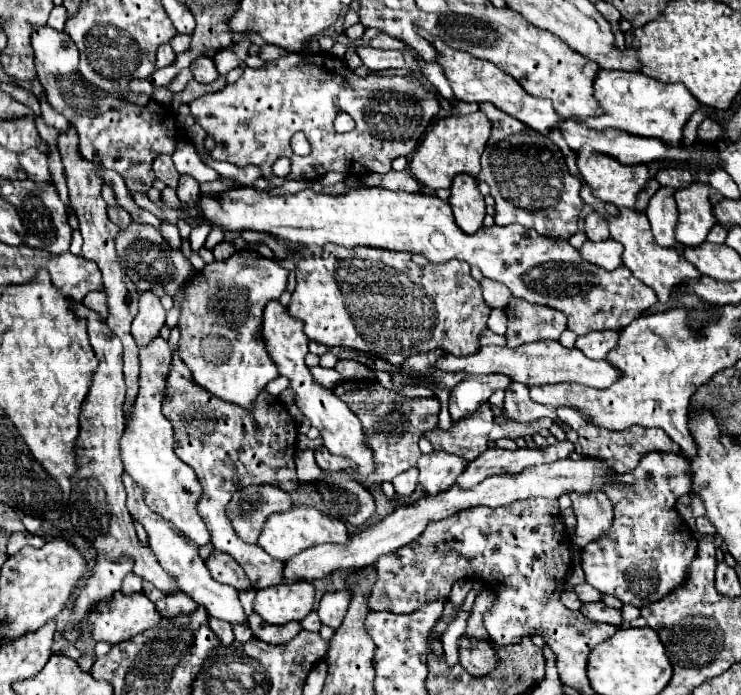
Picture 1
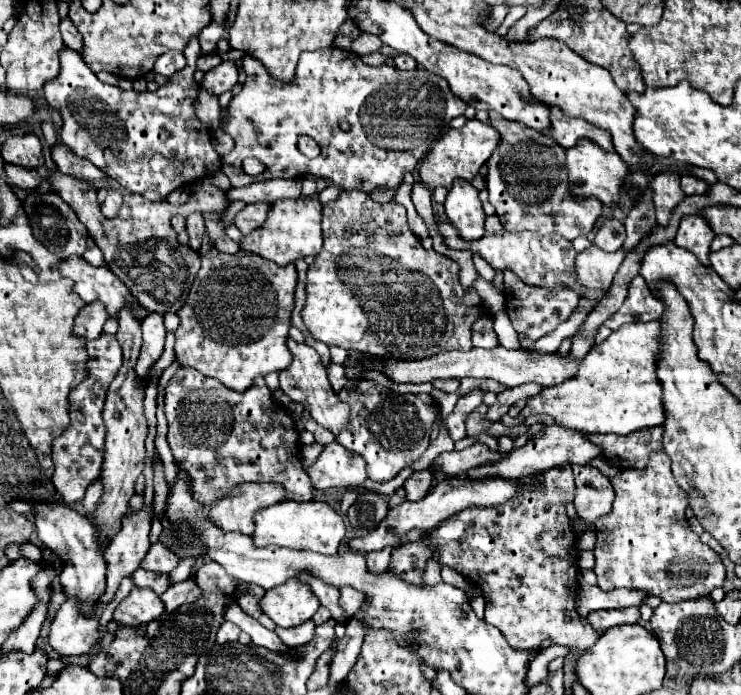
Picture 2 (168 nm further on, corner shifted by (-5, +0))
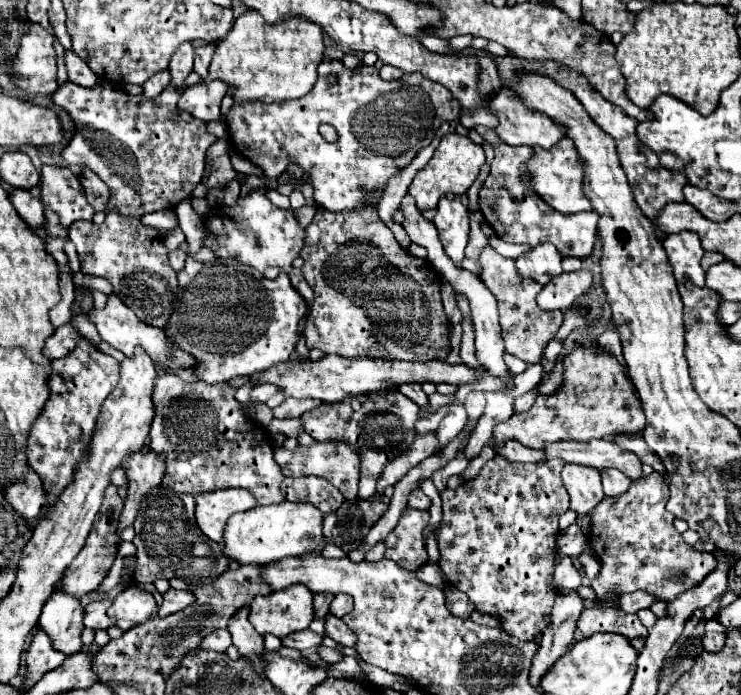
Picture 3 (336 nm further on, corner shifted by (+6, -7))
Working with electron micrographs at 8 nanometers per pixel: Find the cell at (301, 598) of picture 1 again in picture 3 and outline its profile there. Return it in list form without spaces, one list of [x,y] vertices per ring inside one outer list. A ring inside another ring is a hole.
[[[290,585],[288,589],[280,589],[280,591],[272,591],[270,595],[262,597],[258,595],[252,603],[250,603],[250,623],[254,625],[254,629],[260,635],[276,635],[276,637],[286,637],[290,633],[296,631],[304,631],[308,629],[308,625],[314,619],[314,605],[312,605],[312,591],[304,585]]]

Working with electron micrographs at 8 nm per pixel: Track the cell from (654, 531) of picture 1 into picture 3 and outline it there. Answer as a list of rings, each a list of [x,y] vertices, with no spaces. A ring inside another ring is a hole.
[[[654,471],[634,481],[628,493],[604,497],[596,509],[590,511],[592,527],[588,543],[602,563],[598,579],[592,581],[598,599],[606,599],[606,593],[616,587],[620,593],[642,589],[662,601],[672,601],[684,589],[698,585],[716,567],[716,557],[712,553],[694,551],[674,529],[674,517],[666,511],[668,497],[668,485],[662,475]]]

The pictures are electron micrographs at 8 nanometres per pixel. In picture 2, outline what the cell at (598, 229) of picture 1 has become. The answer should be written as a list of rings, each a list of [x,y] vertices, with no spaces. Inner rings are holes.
[[[607,218],[595,232],[595,240],[593,240],[595,246],[607,252],[619,250],[623,242],[625,242],[625,226],[615,218]]]

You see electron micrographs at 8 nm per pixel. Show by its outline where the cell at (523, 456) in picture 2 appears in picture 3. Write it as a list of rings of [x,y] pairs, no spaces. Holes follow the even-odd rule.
[[[602,439],[596,441],[558,441],[552,445],[546,445],[544,449],[546,457],[560,457],[566,463],[578,463],[578,465],[590,465],[598,471],[614,467],[622,473],[626,473],[632,481],[638,481],[642,477],[642,461],[628,453],[626,449],[620,449],[616,443],[608,443]]]

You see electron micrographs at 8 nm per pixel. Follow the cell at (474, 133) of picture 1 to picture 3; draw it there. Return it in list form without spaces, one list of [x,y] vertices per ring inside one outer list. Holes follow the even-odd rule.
[[[458,133],[446,135],[446,137],[442,137],[442,141],[440,141],[434,157],[428,161],[428,165],[416,173],[408,193],[416,199],[416,205],[420,211],[434,209],[438,205],[440,197],[446,193],[464,195],[468,191],[468,187],[476,181],[478,169],[484,161],[486,161],[486,155],[484,155],[482,147],[476,145],[470,137],[462,137]]]

